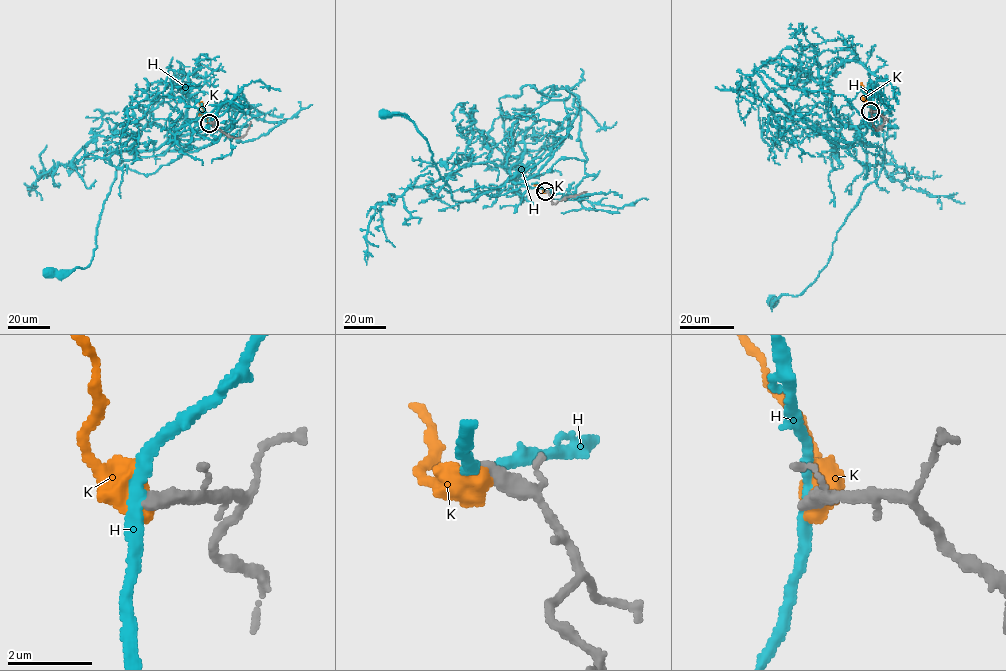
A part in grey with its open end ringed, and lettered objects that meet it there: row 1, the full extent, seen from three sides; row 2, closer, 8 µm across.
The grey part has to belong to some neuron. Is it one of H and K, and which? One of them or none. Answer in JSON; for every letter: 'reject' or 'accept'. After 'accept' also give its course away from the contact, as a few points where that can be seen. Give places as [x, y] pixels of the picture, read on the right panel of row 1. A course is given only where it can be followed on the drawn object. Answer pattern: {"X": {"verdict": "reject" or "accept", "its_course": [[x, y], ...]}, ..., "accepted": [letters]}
{"H": {"verdict": "reject"}, "K": {"verdict": "reject"}, "accepted": []}

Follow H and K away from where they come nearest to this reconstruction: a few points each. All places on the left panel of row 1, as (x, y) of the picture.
H: (209, 123), (201, 138), (177, 139), (162, 154), (124, 160), (103, 206), (91, 262), (84, 268), (48, 271)
K: (209, 123), (198, 100)

